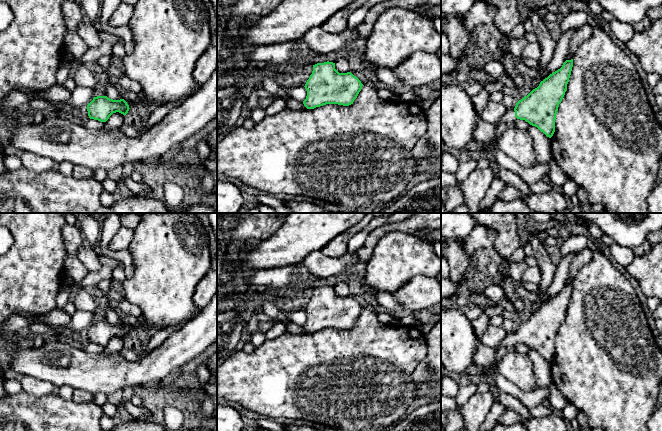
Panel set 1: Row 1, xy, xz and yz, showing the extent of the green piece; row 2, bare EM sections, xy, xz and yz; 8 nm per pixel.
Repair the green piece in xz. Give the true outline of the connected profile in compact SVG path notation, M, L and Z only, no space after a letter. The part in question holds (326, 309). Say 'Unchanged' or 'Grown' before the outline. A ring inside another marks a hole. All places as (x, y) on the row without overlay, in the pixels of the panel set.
Grown. M303 262L296 264L298 267L294 272L294 277L287 287L307 287L313 290L312 298L305 308L307 314L306 323L303 325L307 333L314 333L326 328L338 328L349 330L353 328L363 308L351 296L339 297L335 293L335 287L327 284L327 279L311 274Z

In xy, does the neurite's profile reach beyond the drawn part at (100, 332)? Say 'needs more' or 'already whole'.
already whole

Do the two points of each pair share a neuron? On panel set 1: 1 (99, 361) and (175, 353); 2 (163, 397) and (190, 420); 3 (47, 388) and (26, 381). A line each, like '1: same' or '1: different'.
1: same
2: same
3: same

